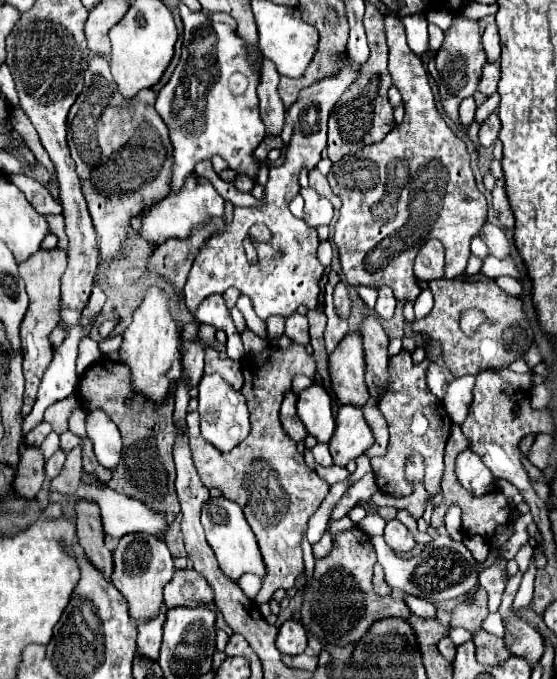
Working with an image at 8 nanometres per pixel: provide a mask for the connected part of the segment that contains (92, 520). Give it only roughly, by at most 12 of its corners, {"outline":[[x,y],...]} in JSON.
{"outline":[[77,504],[77,538],[107,580],[113,556],[105,548],[99,508]]}

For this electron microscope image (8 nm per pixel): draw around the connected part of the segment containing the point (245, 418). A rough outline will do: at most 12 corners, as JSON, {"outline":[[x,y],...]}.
{"outline":[[219,374],[199,382],[201,436],[227,454],[249,436],[243,394]]}

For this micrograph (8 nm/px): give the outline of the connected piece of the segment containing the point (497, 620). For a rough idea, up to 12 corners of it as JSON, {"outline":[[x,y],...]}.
{"outline":[[499,612],[489,614],[483,628],[495,636],[505,634],[505,624]]}

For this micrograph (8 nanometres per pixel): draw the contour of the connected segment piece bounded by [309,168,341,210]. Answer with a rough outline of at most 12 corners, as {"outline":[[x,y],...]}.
{"outline":[[317,168],[309,172],[309,186],[341,208],[341,200],[331,192],[327,178]]}

